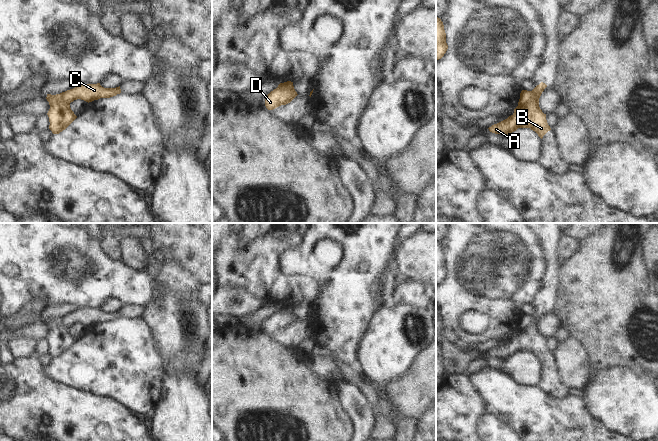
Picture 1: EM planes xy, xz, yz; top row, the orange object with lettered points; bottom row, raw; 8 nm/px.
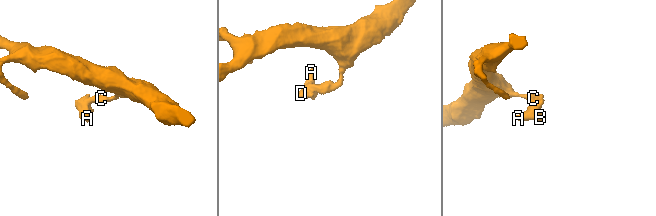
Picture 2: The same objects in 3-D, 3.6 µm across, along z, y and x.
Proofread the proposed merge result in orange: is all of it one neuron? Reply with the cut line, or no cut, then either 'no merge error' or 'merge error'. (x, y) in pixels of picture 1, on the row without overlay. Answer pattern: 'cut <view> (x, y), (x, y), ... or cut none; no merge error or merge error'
cut yz (532, 315), (532, 320), (526, 326), (518, 328); merge error

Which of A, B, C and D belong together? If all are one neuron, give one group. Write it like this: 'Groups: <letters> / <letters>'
Groups: A B D / C

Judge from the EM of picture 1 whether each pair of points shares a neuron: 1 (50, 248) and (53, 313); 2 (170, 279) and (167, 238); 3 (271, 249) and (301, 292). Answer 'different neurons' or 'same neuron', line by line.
1: different neurons
2: different neurons
3: same neuron

